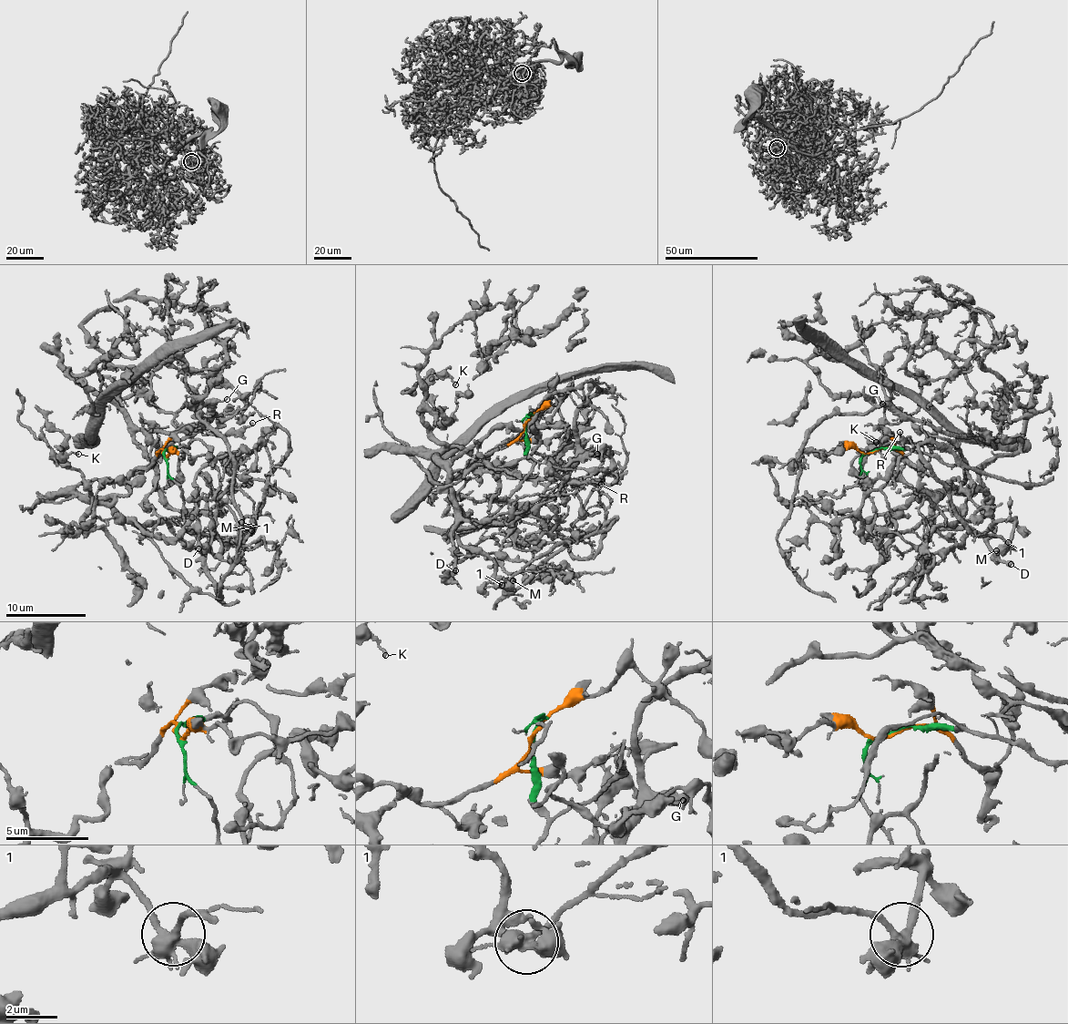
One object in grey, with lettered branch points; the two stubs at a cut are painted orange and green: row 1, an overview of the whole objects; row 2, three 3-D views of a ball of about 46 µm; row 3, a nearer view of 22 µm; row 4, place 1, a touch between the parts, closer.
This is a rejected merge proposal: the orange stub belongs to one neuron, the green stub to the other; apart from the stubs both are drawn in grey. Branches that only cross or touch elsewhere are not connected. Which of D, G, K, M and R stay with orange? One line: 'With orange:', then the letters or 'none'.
With orange: D, K, M, R

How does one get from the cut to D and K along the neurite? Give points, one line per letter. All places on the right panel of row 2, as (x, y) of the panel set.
D: (873, 452), (892, 447), (922, 468), (916, 493), (921, 492), (931, 503), (935, 527), (975, 529), (1011, 565)
K: (873, 452), (892, 447), (922, 468), (920, 498), (901, 475), (904, 462), (876, 442)

